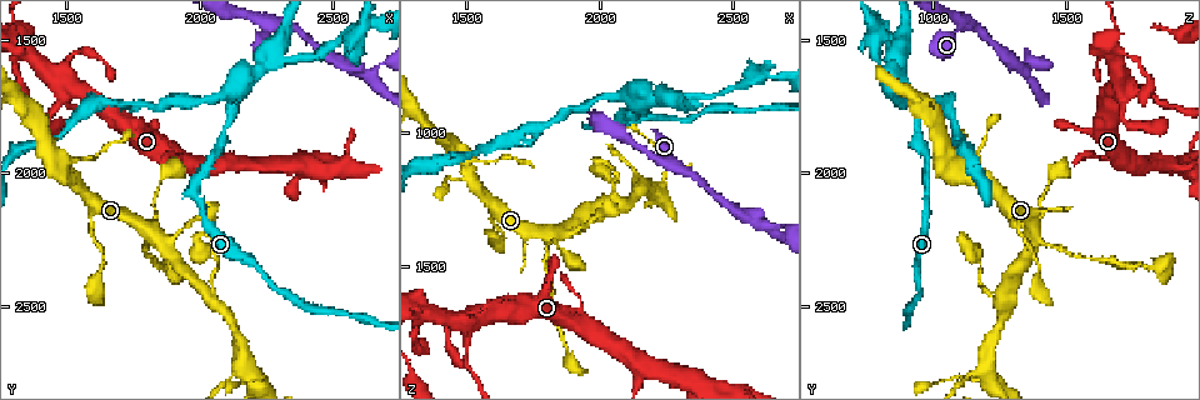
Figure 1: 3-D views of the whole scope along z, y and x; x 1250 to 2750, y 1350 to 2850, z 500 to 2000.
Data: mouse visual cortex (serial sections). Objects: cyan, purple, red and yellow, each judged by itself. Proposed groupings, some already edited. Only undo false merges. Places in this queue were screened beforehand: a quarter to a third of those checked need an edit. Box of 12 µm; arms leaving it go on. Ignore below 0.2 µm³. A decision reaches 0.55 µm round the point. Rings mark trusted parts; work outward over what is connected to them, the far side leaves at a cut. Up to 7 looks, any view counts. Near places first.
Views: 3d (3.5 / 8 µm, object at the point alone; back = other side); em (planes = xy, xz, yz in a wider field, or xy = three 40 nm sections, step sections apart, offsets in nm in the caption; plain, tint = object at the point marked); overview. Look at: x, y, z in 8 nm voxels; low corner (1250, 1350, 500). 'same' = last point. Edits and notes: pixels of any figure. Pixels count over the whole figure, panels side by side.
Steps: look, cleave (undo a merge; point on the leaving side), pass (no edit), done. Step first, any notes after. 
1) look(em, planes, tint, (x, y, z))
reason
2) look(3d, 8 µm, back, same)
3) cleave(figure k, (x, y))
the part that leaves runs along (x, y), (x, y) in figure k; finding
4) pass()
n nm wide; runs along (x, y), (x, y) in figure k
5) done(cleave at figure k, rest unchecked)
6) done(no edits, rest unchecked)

look(3d, 3.5 µm, (1510, 1690, 1720))
a fork

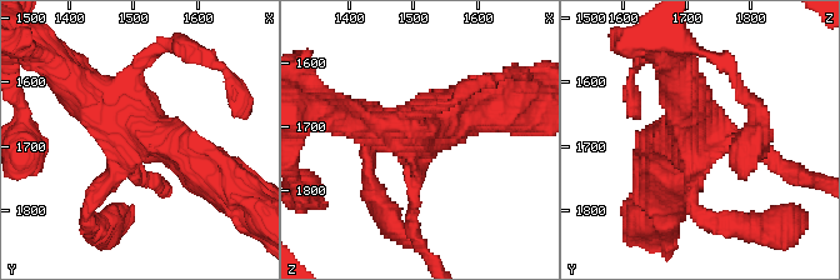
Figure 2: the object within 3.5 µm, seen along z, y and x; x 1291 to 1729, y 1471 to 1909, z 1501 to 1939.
look(em, xy, step 2, tint, (1515, 1700, 1725))

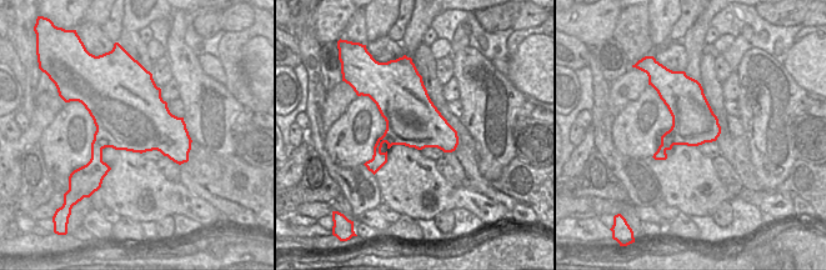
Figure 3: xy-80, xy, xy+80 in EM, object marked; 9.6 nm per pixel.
look(em, planes, tint, same)

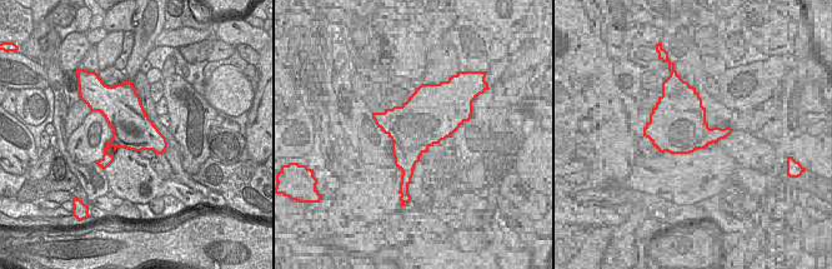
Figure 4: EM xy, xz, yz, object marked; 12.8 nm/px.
pass()
runs along (205, 174), (71, 81) in figure 2; one cell here

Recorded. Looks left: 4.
look(3d, 3.5 µm, back, (1820, 2230, 1370))
a fork

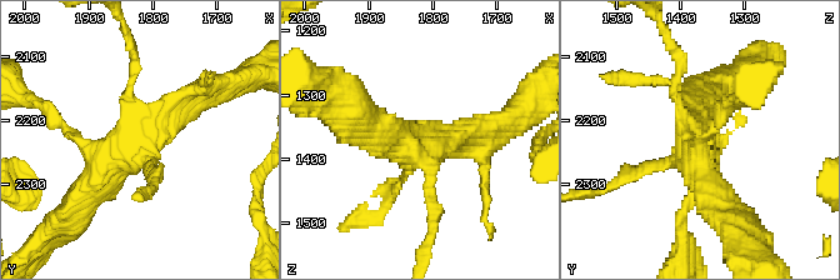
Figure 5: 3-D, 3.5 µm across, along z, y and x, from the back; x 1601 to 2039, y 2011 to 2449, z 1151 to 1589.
look(em, xy, step 2, tint, (1820, 2235, 1380))
need the tissue

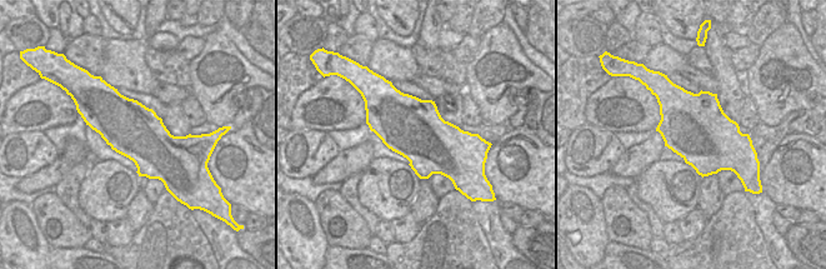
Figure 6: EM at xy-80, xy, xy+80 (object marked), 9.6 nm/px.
pass()
runs along (206, 96), (141, 135), (84, 196) in figure 5; one cell here

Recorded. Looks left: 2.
done(no edits, rest unchecked)

